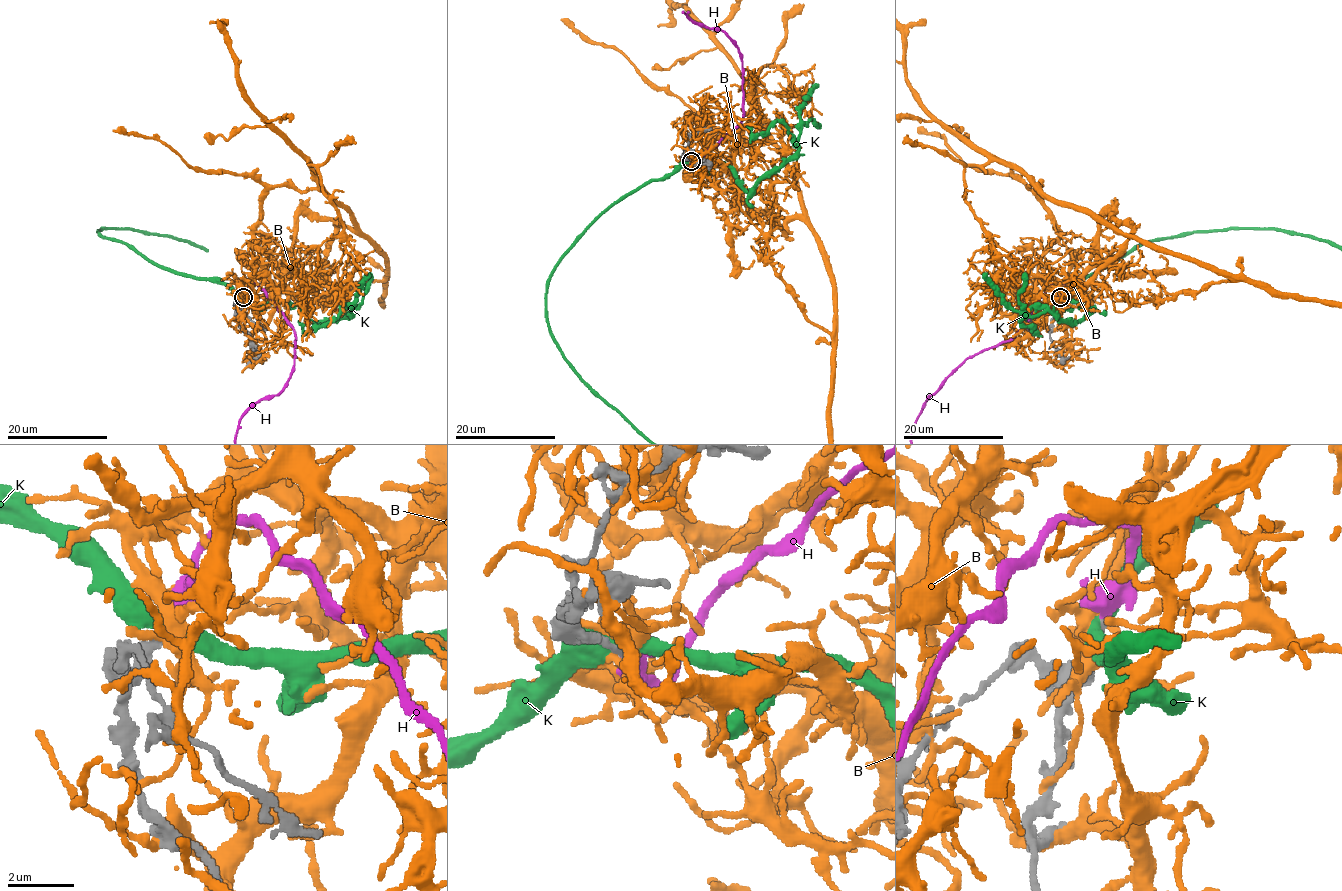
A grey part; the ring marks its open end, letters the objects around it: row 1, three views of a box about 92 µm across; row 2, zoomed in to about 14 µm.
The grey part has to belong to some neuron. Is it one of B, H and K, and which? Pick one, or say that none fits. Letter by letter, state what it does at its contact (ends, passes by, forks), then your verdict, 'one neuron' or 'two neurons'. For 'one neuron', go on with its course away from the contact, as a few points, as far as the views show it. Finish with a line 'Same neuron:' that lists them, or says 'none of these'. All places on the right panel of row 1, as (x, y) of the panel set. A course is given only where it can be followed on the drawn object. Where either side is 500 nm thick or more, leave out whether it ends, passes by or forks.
B: it forks; two neurons
H: it passes by; one neuron
K: two neurons
Same neuron: H

